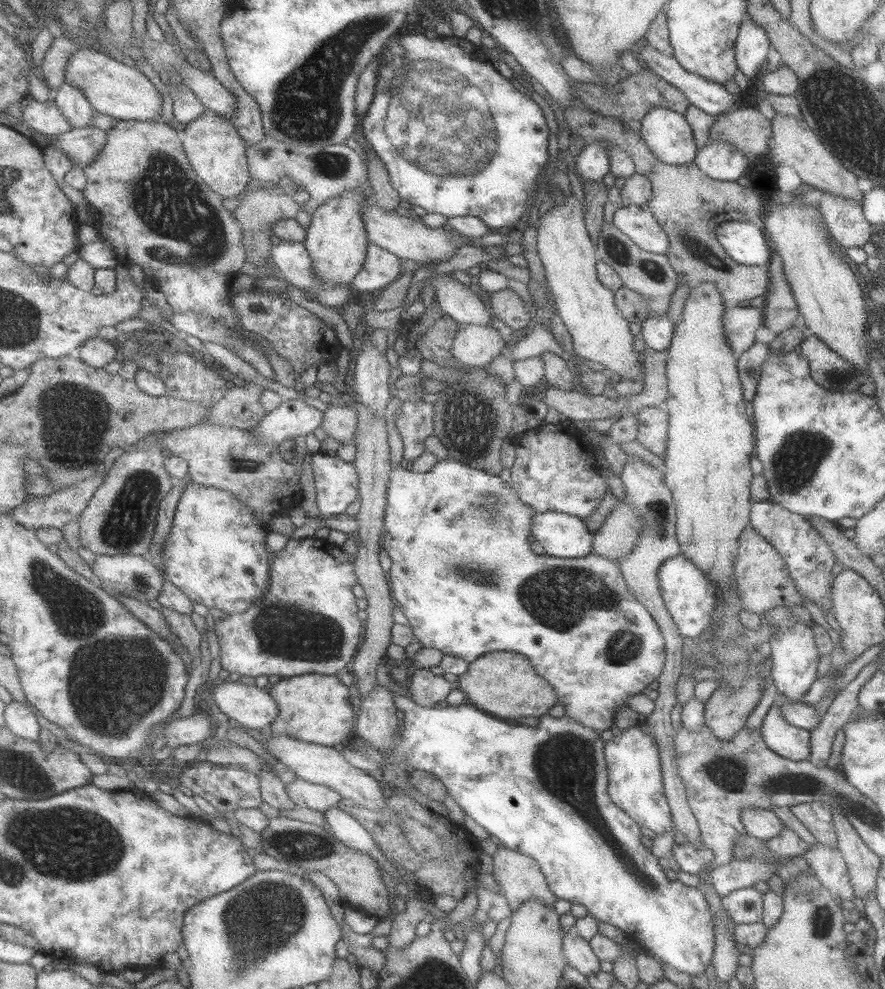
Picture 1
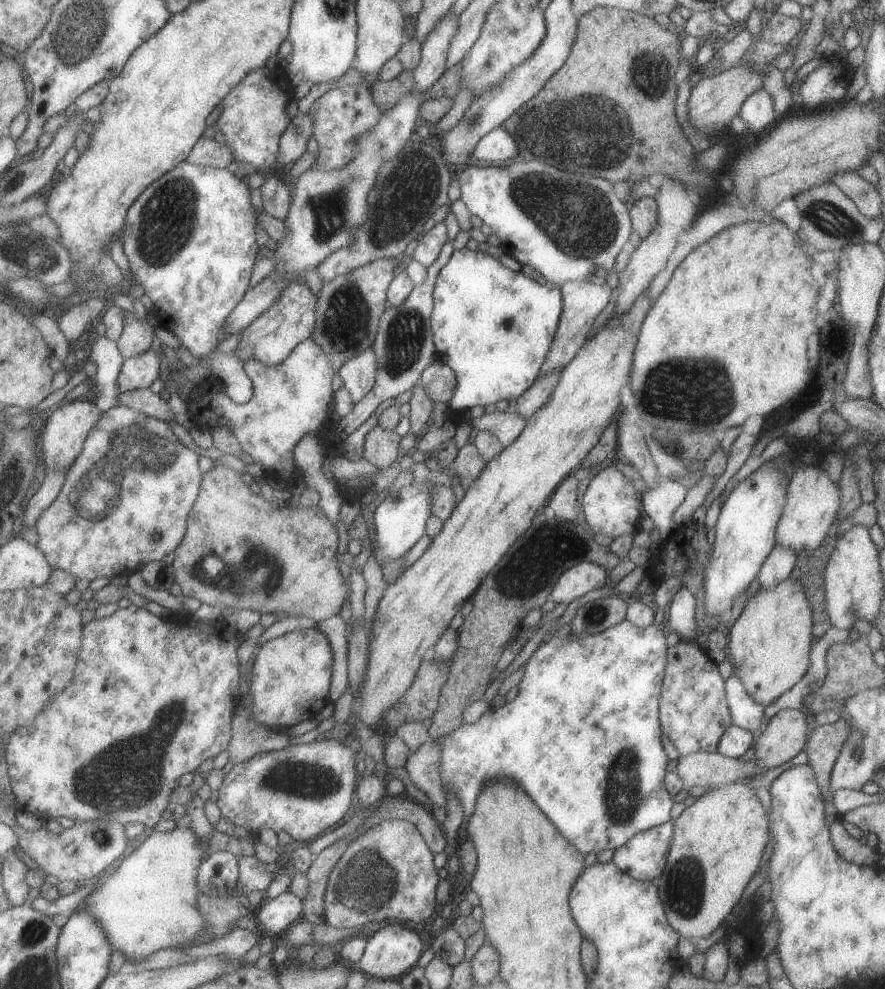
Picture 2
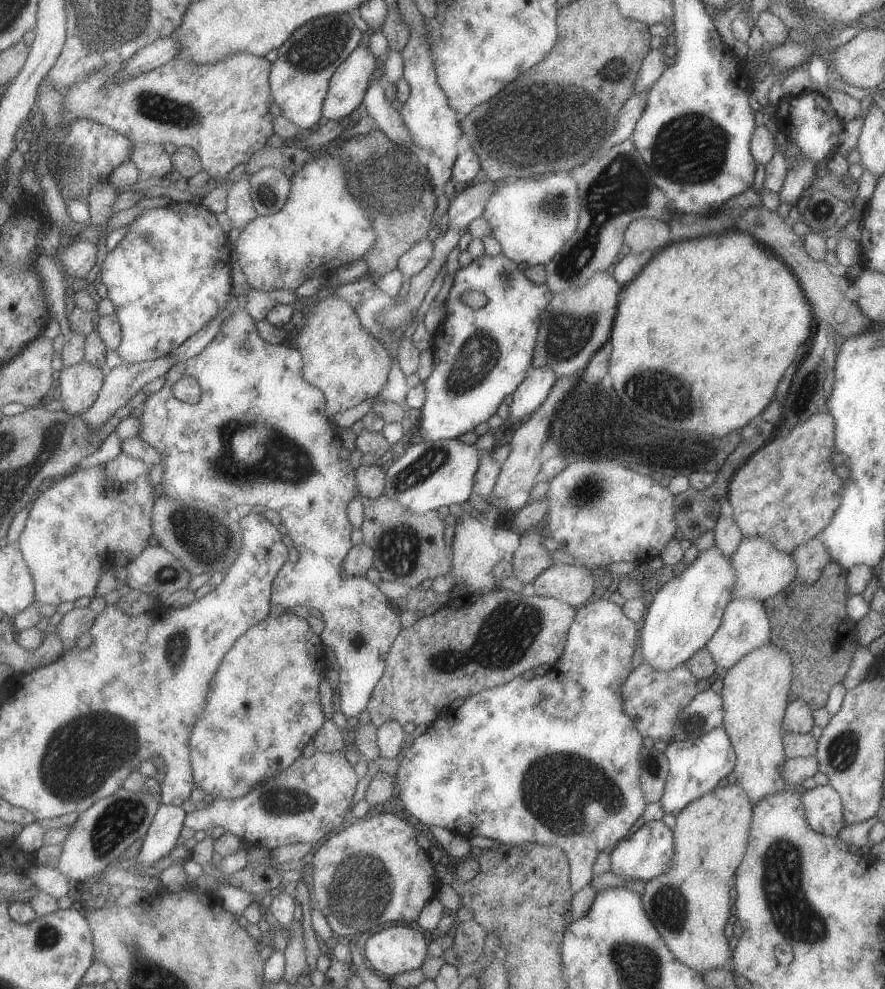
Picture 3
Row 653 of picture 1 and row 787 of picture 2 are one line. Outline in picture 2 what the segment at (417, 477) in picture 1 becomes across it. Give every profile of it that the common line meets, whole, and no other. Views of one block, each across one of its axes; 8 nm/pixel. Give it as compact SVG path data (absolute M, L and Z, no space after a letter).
M625 619L623 623L595 635L578 637L571 634L566 638L555 635L544 642L529 660L525 676L520 684L520 694L513 702L506 703L502 708L488 709L475 724L464 724L461 728L452 731L449 736L438 739L442 748L441 774L445 790L449 794L456 795L464 808L464 814L472 818L479 810L478 802L482 792L498 783L499 779L511 779L530 794L530 798L556 824L564 836L584 854L584 857L592 853L598 855L603 850L616 851L624 847L641 831L668 823L672 820L670 813L675 802L665 788L666 767L669 759L662 746L659 722L659 699L667 664L666 638L659 626L639 628Z

